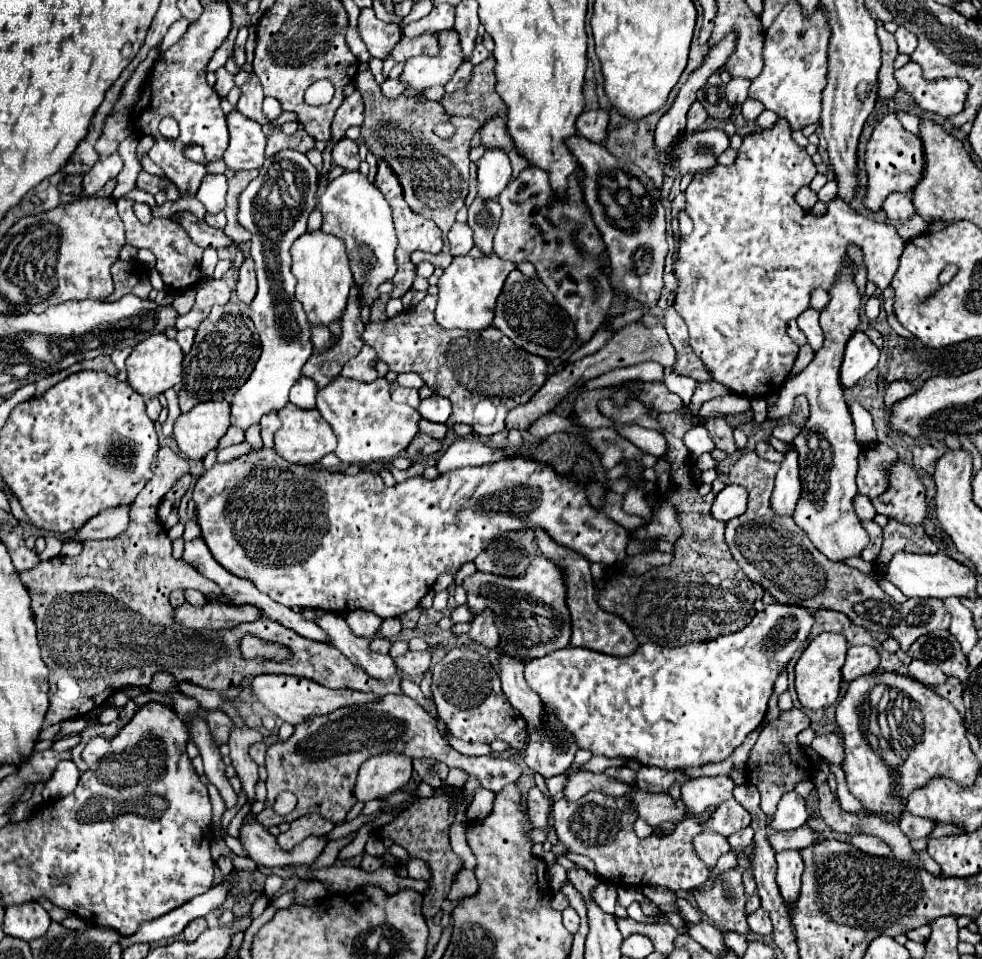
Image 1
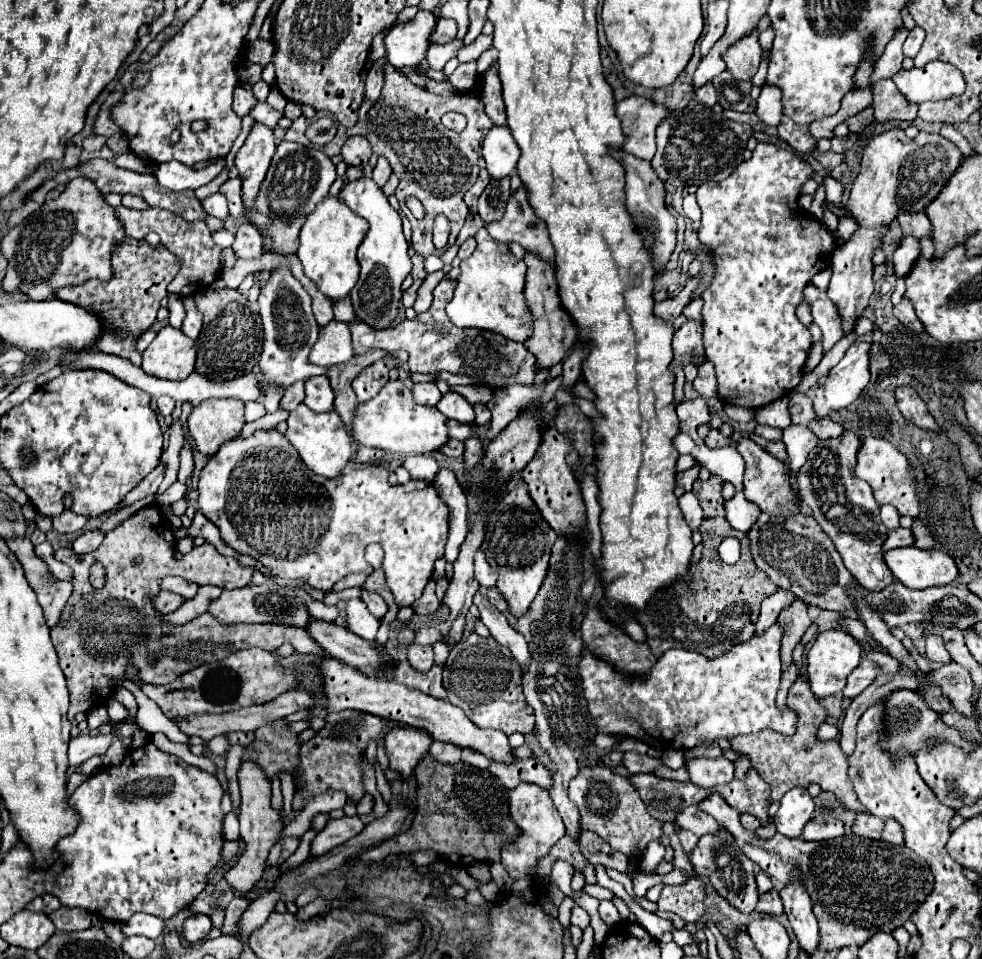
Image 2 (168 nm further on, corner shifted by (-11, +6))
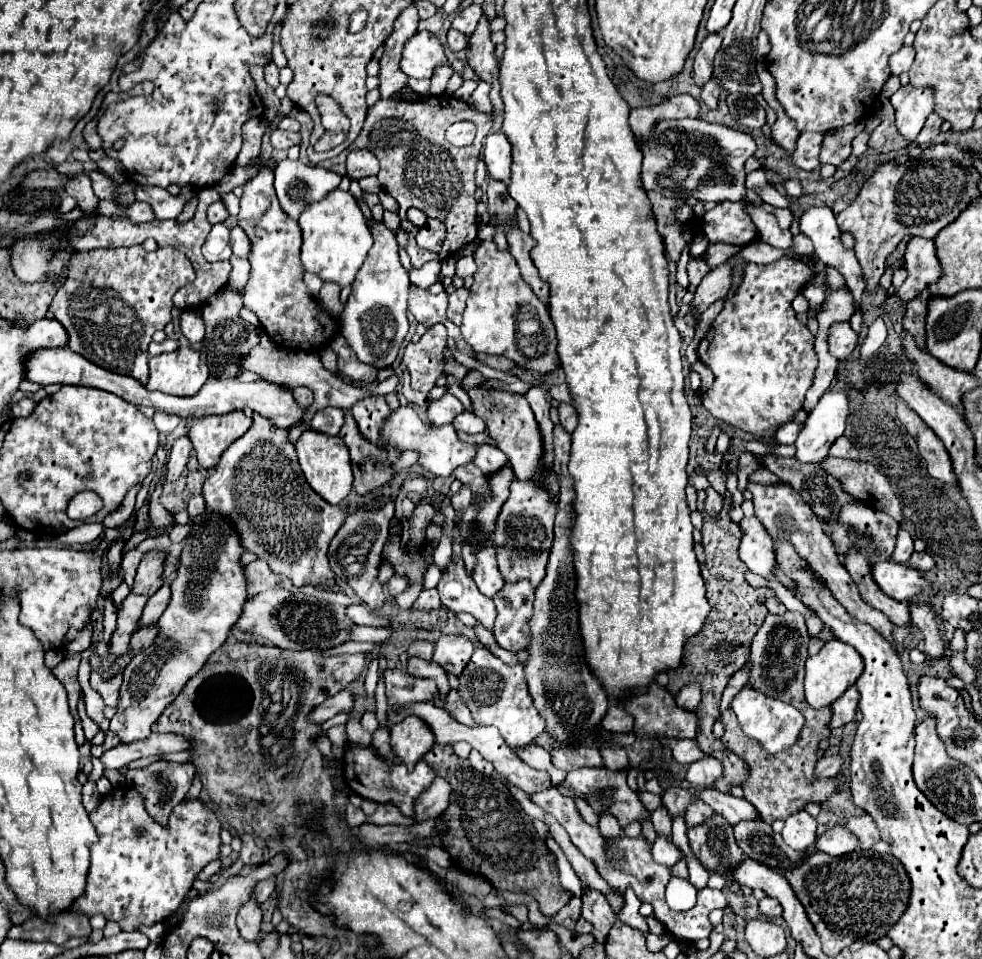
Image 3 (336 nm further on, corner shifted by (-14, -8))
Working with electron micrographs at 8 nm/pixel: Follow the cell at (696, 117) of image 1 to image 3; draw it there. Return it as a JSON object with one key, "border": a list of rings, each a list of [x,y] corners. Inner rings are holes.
{"border":[[[712,78],[710,82],[706,82],[704,84],[704,88],[702,88],[702,94],[700,94],[700,98],[702,98],[702,102],[710,108],[710,110],[714,110],[716,106],[718,106],[718,96],[720,96],[720,86],[718,86],[718,82]]]}

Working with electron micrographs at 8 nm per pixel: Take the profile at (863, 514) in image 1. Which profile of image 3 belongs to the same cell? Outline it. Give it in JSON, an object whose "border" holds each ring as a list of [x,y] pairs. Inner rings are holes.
{"border":[[[900,530],[900,534],[898,534],[898,542],[896,542],[896,550],[894,550],[894,560],[896,562],[908,562],[910,560],[910,556],[914,554],[914,540],[912,540],[912,536],[906,532],[906,530]]]}

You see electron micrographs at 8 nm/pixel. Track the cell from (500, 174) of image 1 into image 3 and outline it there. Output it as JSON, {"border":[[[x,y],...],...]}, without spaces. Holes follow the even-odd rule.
{"border":[[[498,130],[498,132],[492,132],[488,138],[486,138],[486,144],[484,144],[484,158],[486,158],[486,164],[488,164],[488,174],[496,180],[502,180],[502,182],[510,182],[510,164],[512,164],[512,158],[510,158],[510,142],[506,140],[506,136]]]}

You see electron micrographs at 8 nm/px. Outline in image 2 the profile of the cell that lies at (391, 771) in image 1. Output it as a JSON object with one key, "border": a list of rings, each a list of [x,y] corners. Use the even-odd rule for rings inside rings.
{"border":[[[399,728],[387,734],[385,750],[389,758],[389,766],[401,778],[409,778],[415,774],[417,764],[423,760],[431,746],[431,738],[425,730],[419,728]]]}

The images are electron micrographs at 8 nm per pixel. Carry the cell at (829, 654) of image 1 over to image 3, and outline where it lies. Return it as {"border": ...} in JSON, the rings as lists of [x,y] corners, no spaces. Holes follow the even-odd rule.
{"border":[[[838,640],[826,642],[818,650],[818,654],[814,654],[806,660],[806,676],[804,676],[806,702],[812,708],[830,706],[838,696],[842,696],[846,692],[846,688],[854,686],[858,674],[862,674],[862,656],[852,646],[846,646],[844,642],[838,642]]]}

